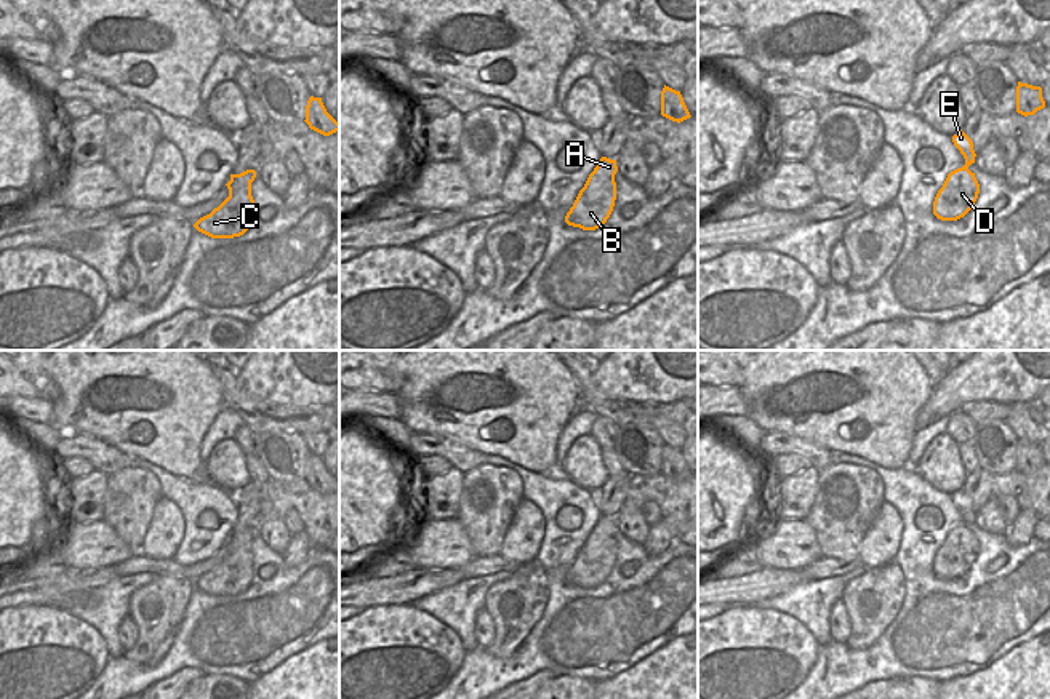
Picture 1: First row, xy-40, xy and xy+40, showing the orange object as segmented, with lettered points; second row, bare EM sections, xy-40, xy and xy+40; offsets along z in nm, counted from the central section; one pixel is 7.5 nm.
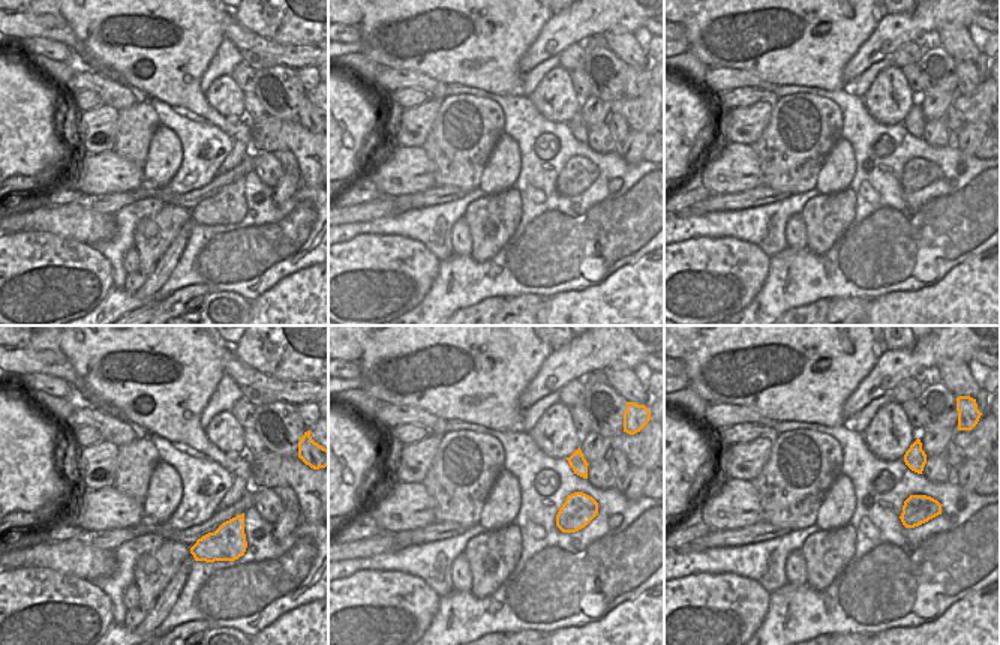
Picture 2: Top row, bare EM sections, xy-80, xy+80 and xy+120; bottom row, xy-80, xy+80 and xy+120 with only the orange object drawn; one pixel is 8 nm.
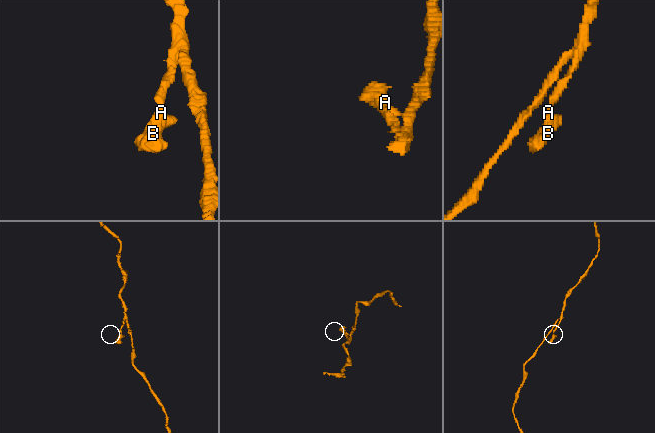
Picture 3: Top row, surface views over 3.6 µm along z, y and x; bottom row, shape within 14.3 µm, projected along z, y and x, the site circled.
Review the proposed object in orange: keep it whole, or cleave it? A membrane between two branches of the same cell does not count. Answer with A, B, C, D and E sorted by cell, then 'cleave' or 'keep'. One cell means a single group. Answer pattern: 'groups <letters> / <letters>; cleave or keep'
groups A B C D E; keep

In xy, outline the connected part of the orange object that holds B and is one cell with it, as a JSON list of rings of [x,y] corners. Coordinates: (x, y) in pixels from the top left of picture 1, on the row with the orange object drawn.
[[[600,158],[565,216],[568,226],[595,230],[607,222],[616,200],[616,171],[616,160]]]

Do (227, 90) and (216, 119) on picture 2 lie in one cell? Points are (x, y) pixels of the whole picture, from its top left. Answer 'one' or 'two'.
two

